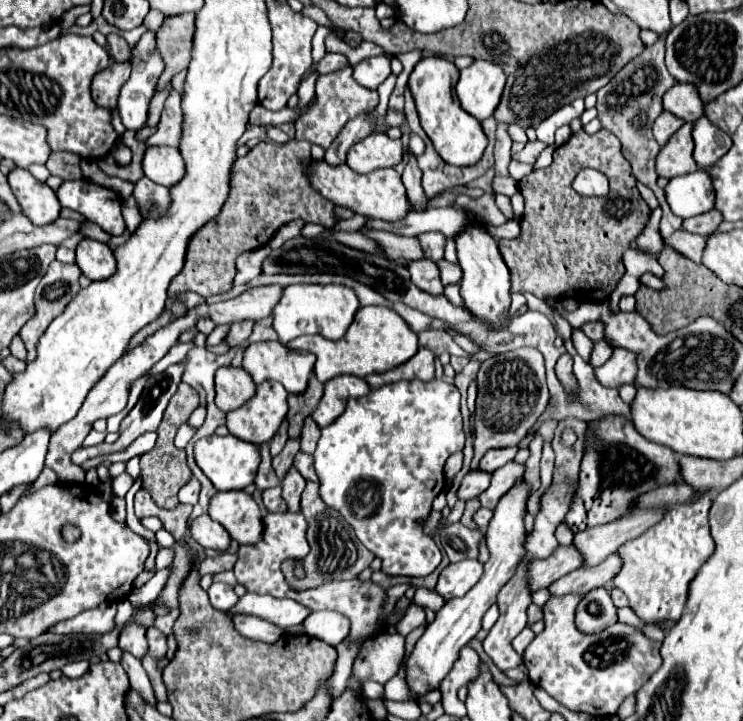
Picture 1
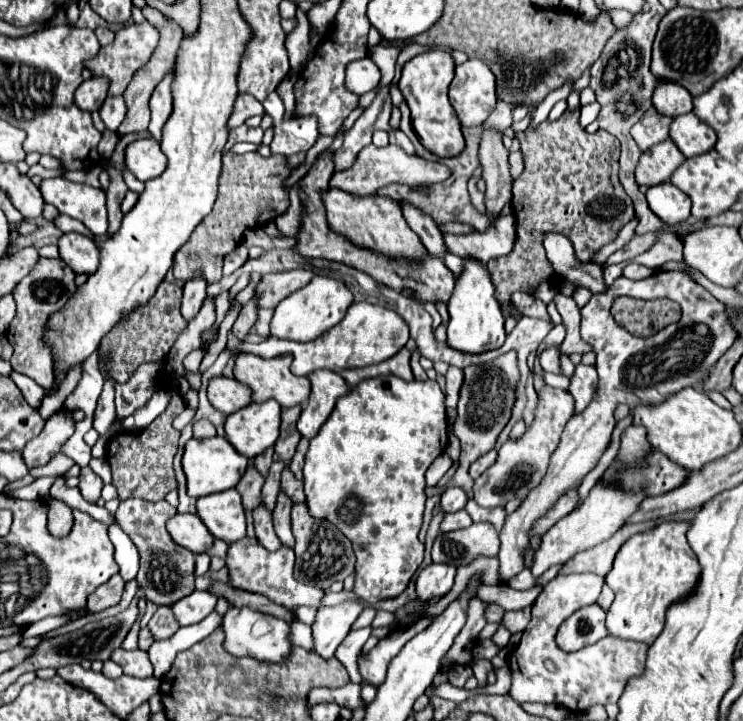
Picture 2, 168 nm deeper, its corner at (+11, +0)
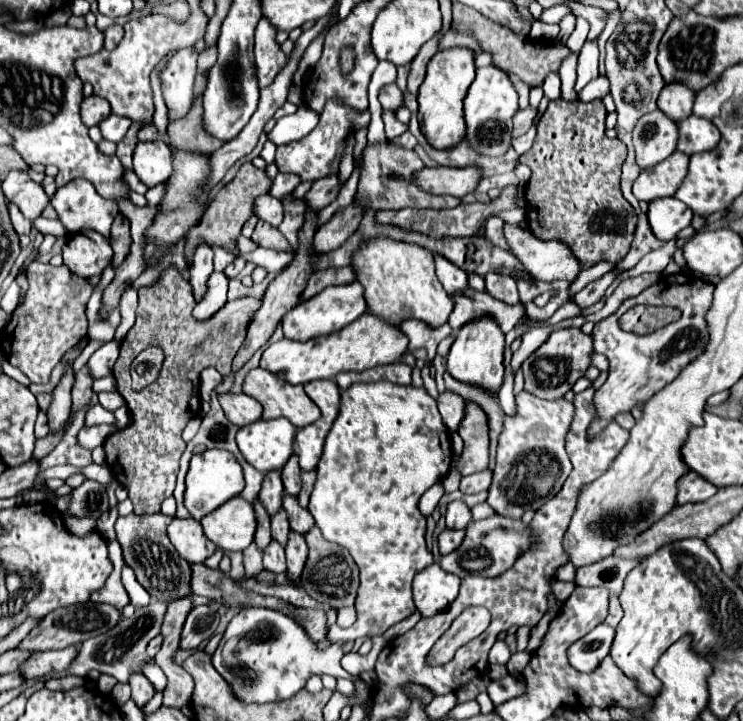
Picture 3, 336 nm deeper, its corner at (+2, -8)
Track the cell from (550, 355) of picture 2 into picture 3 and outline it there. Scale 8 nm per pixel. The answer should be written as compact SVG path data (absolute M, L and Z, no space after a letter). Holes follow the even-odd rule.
M580 328L554 330L548 336L548 340L524 360L522 364L524 390L544 400L562 398L568 390L572 390L576 380L580 380L586 374L586 370L592 364L592 354L594 354L592 336L584 334Z

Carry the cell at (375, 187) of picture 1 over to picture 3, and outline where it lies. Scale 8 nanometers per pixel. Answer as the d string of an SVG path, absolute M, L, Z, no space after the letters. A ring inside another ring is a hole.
M388 238L368 240L352 258L354 270L358 270L358 282L364 286L364 298L368 312L390 326L400 326L408 318L416 318L430 328L446 324L454 302L442 290L442 284L434 272L434 258L418 246L394 242Z

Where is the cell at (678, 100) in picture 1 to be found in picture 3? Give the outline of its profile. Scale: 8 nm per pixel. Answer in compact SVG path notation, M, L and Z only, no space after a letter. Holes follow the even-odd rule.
M666 84L656 100L658 108L672 118L674 122L680 122L682 118L688 118L694 104L694 92L686 84Z

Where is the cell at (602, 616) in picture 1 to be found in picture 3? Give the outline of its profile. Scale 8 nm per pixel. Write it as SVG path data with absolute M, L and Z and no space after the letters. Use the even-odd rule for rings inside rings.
M606 624L596 626L590 634L586 634L574 646L570 646L570 650L568 650L570 664L578 672L596 670L600 666L600 662L610 654L614 634L616 634L616 630Z

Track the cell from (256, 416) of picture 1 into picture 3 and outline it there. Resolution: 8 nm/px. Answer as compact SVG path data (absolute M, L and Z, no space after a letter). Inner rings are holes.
M286 418L258 420L238 430L236 442L248 464L260 472L282 470L294 454L296 426Z

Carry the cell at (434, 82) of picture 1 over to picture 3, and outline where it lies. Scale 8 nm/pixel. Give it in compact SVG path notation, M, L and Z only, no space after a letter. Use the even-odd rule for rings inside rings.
M470 48L440 50L428 62L426 78L418 90L418 118L422 134L438 150L446 150L446 146L456 146L466 134L462 100L474 80L474 70L474 52Z

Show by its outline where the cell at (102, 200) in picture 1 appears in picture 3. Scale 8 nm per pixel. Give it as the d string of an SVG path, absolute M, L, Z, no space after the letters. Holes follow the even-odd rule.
M72 180L58 188L52 198L52 206L70 234L92 228L108 238L110 226L120 214L118 204L106 202L86 180Z

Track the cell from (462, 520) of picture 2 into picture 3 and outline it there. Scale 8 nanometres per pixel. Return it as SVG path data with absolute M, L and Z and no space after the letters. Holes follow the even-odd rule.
M444 530L444 532L438 536L440 556L446 556L446 554L450 554L452 550L456 550L456 548L462 544L462 538L464 538L464 530Z

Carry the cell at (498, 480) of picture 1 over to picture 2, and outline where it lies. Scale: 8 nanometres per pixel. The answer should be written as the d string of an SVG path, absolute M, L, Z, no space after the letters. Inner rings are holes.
M547 386L543 392L539 392L539 406L533 426L523 434L521 440L517 442L509 440L499 448L499 456L495 464L475 480L473 486L475 502L479 506L499 506L499 504L507 504L511 498L525 498L525 492L537 486L537 482L541 482L541 478L545 476L549 458L557 448L561 432L573 414L575 414L575 400L567 390L557 390Z

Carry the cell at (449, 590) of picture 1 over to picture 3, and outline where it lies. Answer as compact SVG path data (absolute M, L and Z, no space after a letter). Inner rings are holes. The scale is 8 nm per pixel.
M434 562L414 578L412 594L416 610L422 618L430 618L448 610L458 596L458 588L460 578L442 570L440 564Z

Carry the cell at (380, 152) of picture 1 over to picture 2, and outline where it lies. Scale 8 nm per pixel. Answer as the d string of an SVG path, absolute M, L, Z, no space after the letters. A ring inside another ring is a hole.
M373 144L365 146L351 168L347 170L339 170L337 174L333 174L329 186L333 188L341 188L341 190L349 190L353 194L365 196L365 194L375 194L379 188L391 184L391 182L401 182L401 184L411 184L411 186L421 186L421 184L433 184L433 182L441 182L449 176L449 170L437 162L425 162L423 158L417 156L407 156L399 146L385 146L385 148L377 148Z

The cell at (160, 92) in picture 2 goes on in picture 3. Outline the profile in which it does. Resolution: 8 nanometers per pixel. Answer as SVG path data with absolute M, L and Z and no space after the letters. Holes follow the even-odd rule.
M194 46L178 50L160 72L160 88L168 106L168 118L178 120L192 106L192 88L196 76L198 52Z

